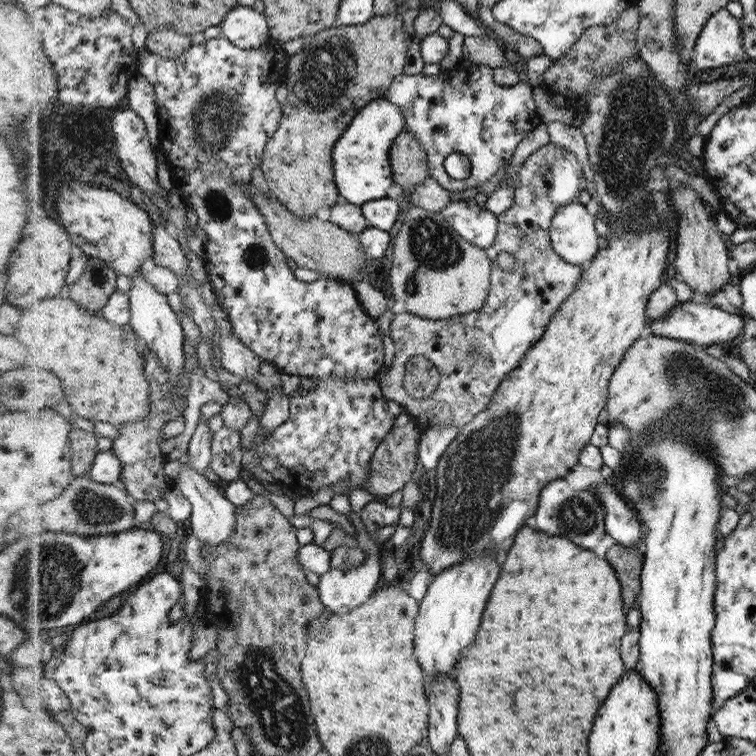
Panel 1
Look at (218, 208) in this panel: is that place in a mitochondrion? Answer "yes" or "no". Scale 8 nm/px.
yes

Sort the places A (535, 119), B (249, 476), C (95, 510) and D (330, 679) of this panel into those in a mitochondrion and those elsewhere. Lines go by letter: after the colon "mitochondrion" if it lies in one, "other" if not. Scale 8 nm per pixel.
A: other
B: other
C: mitochondrion
D: other

